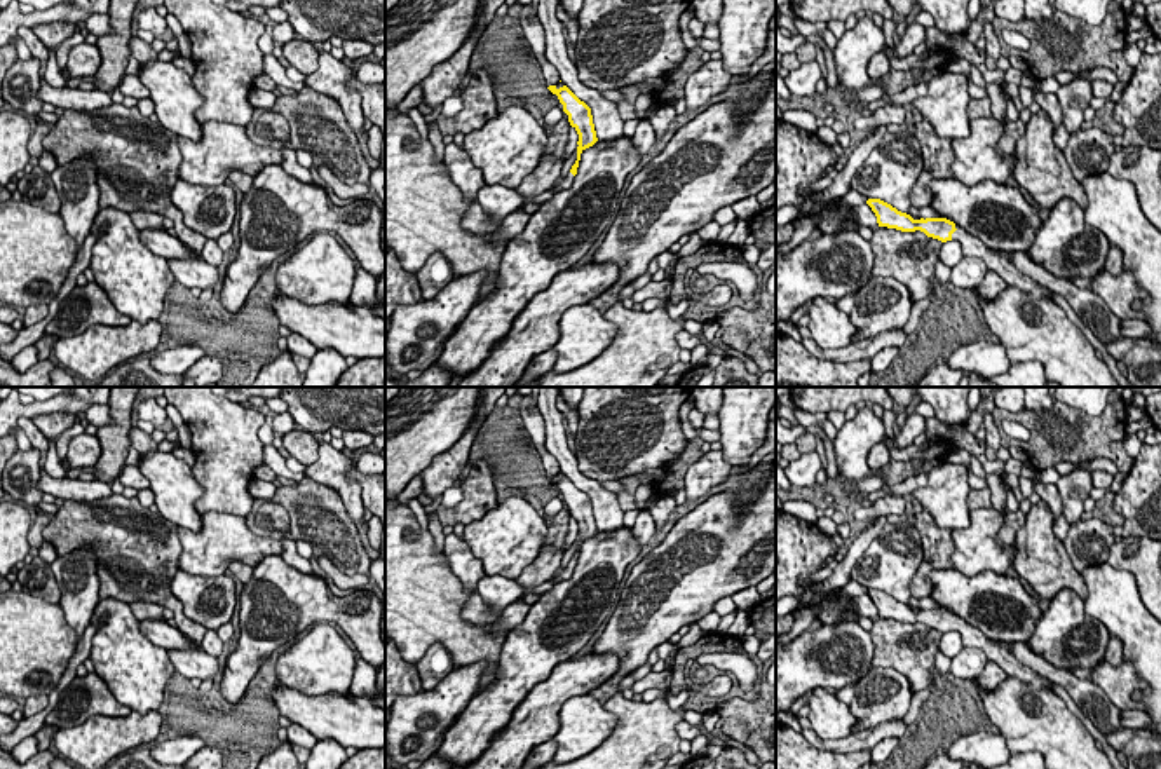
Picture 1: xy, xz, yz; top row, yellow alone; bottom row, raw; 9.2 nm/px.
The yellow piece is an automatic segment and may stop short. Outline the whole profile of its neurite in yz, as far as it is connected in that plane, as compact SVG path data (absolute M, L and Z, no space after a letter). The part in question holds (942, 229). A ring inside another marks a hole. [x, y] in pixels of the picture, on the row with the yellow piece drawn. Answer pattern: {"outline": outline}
{"outline": "M868 199L866 204L875 213L879 227L896 228L901 232L920 230L927 237L938 239L941 242L957 241L962 248L964 256L981 258L987 263L988 270L997 272L1008 286L1016 286L1020 291L1029 293L1034 298L1053 300L1051 291L1046 286L1041 286L1032 277L1020 272L1011 262L995 255L978 237L966 232L954 221L947 218L913 220L910 214L898 211L880 199Z"}

